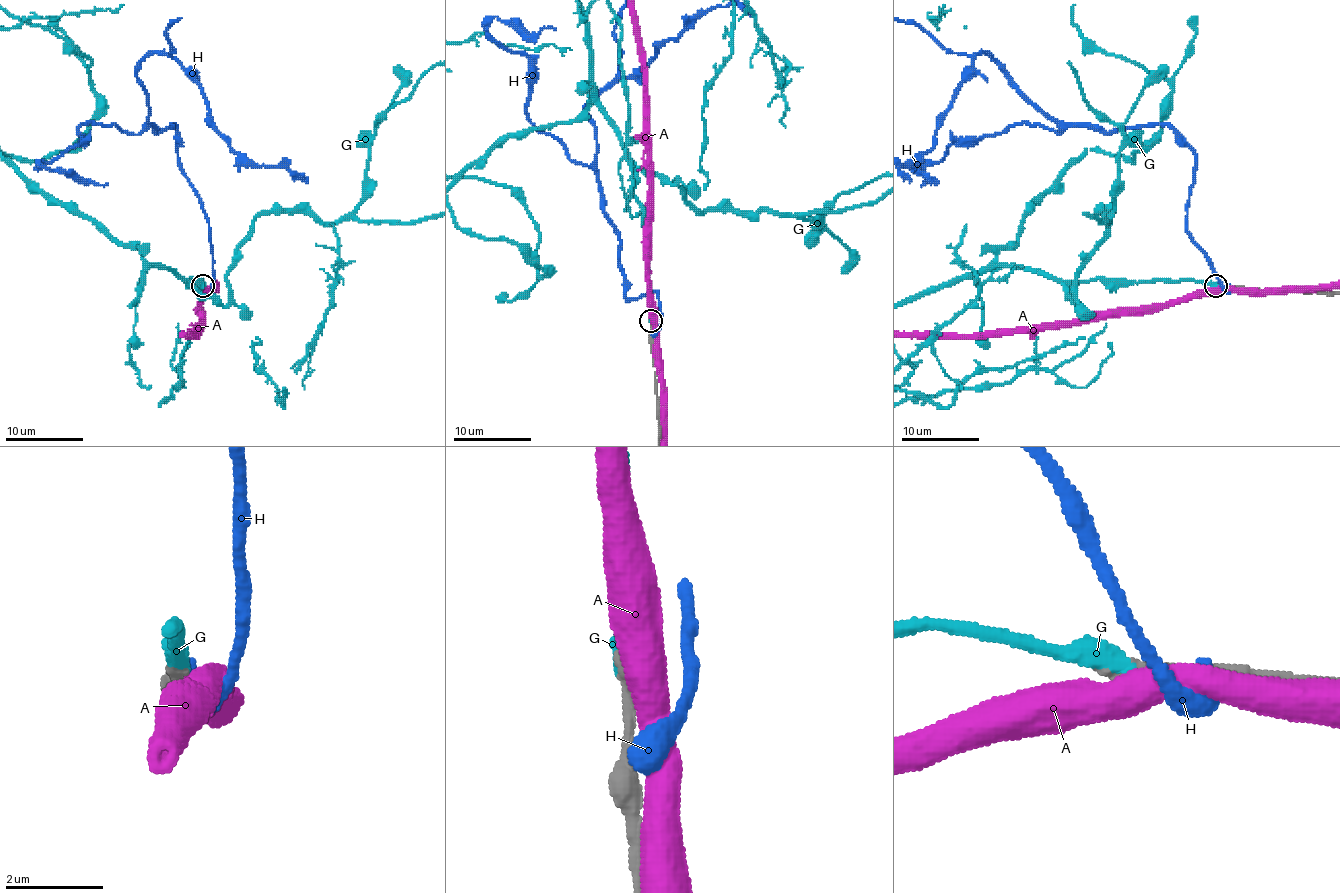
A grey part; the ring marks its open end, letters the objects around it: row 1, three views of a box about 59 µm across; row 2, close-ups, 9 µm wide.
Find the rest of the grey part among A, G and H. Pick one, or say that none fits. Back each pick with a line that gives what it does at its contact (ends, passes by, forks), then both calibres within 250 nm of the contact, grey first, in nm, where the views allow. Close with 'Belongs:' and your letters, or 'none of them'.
G: it ends; calibres 280 and 480 nm
Belongs: G

